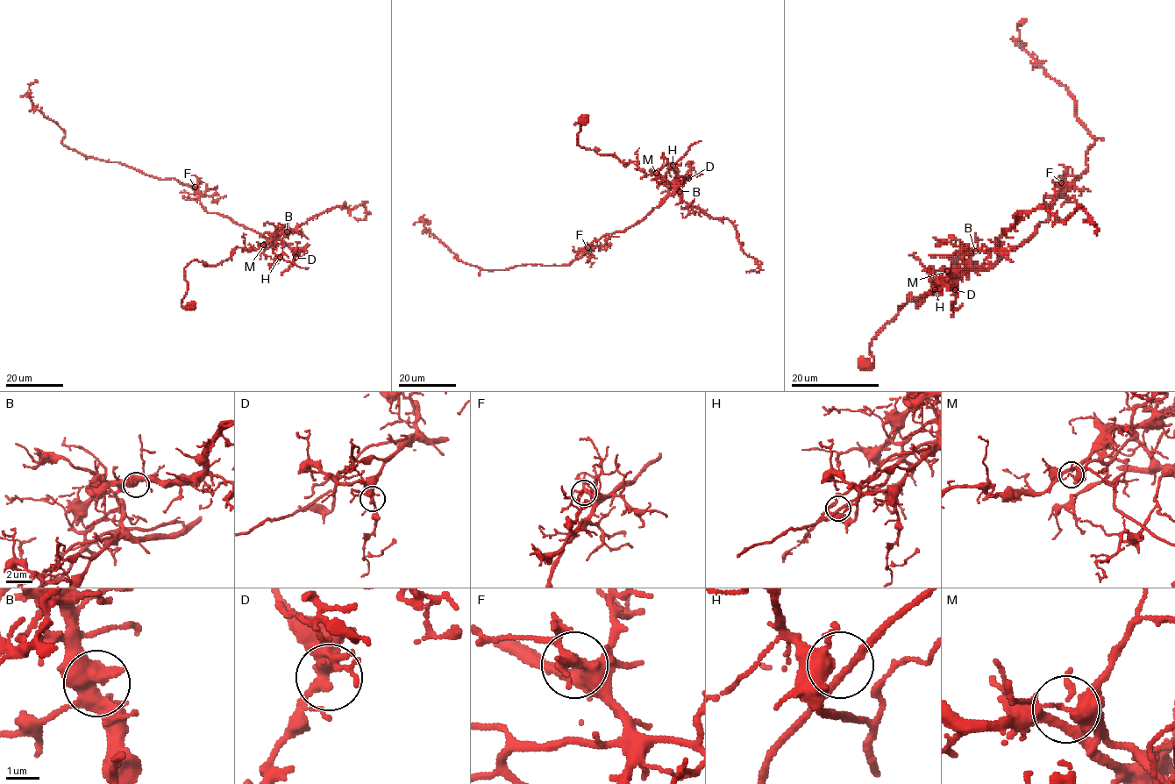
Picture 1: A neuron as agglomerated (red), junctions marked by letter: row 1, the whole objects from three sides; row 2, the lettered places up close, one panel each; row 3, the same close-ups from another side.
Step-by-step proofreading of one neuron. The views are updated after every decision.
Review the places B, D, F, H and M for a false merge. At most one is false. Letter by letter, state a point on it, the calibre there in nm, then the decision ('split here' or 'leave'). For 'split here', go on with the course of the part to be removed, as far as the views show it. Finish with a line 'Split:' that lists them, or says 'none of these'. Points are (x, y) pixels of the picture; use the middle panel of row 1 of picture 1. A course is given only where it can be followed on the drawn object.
B: place (680, 191); calibre 440 nm; leave
D: place (688, 178); calibre 320 nm; leave
F: place (587, 247); calibre 280 nm; leave
H: place (672, 165); calibre 240 nm; leave
M: place (656, 173); calibre 320 nm; split here; course (656, 173), (669, 188), (660, 204), (566, 265), (479, 267), (455, 257), (422, 219), (430, 223)
Split: M

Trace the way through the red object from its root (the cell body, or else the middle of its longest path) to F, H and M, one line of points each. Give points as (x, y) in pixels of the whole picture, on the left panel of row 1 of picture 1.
F: (191, 306), (181, 301), (193, 260), (216, 266), (237, 248), (276, 242), (208, 213), (195, 187)
H: (191, 306), (181, 301), (193, 260), (216, 266), (237, 248), (268, 242), (280, 257)
M: (191, 306), (181, 305), (189, 263), (216, 266), (237, 248), (263, 245)

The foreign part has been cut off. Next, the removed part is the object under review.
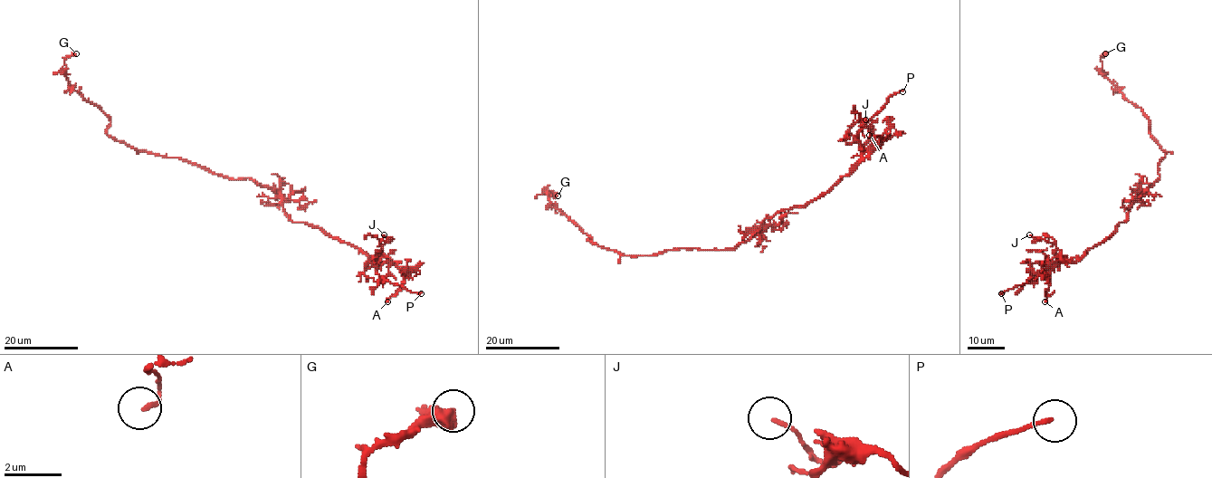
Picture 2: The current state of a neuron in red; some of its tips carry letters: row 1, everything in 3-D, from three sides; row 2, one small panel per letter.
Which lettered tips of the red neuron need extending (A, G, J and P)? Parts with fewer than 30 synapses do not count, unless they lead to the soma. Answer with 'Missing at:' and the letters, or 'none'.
Missing at: P

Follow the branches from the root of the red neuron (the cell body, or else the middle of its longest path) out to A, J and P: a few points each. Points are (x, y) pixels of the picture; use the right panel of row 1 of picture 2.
A: (1158, 179), (1139, 195), (1128, 218), (1103, 242), (1078, 260), (1059, 262), (1052, 269), (1044, 301)
J: (1158, 179), (1131, 205), (1128, 218), (1081, 258), (1065, 260), (1054, 243), (1029, 234)
P: (1158, 179), (1139, 195), (1128, 218), (1103, 242), (1081, 258), (1054, 261), (1043, 273), (1001, 293)

